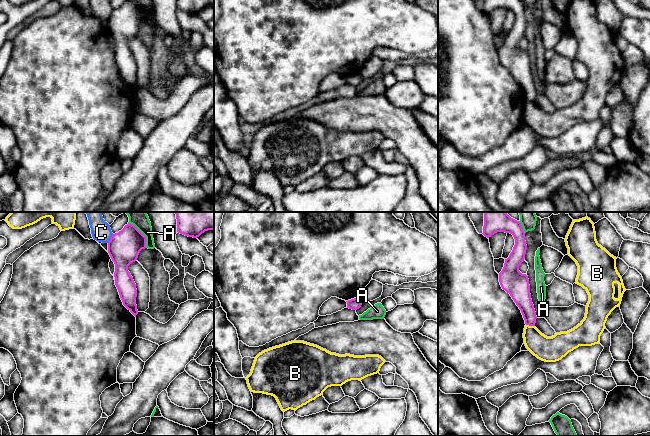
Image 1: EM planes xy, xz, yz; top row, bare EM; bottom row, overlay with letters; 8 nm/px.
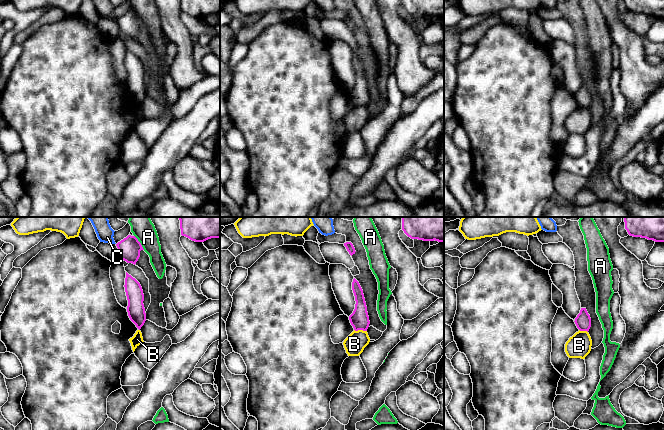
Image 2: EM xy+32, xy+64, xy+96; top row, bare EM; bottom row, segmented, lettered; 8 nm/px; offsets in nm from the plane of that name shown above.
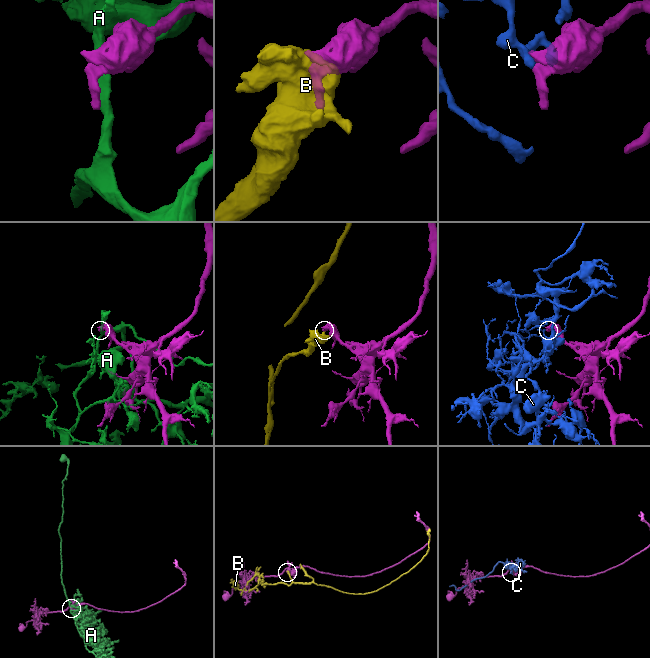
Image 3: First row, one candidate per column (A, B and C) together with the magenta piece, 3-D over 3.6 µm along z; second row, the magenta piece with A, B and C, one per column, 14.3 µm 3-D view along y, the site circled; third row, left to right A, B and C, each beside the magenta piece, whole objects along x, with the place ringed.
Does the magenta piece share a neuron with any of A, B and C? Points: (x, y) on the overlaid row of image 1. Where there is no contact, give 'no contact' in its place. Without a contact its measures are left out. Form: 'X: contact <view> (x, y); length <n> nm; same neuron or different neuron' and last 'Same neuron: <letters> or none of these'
A: contact xy (142, 234); length 260 nm; different neuron
B: contact yz (530, 325); length 70 nm; different neuron
C: contact xy (111, 238); length 90 nm; different neuron
Same neuron: none of these

